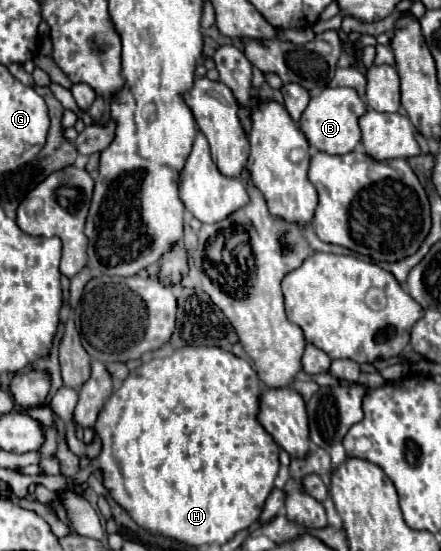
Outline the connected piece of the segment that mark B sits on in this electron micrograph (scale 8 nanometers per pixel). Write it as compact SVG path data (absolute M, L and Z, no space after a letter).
M324 88L320 96L310 100L298 126L304 132L308 144L314 146L316 150L326 152L326 154L348 154L360 142L358 118L364 112L366 108L360 96L352 88Z

